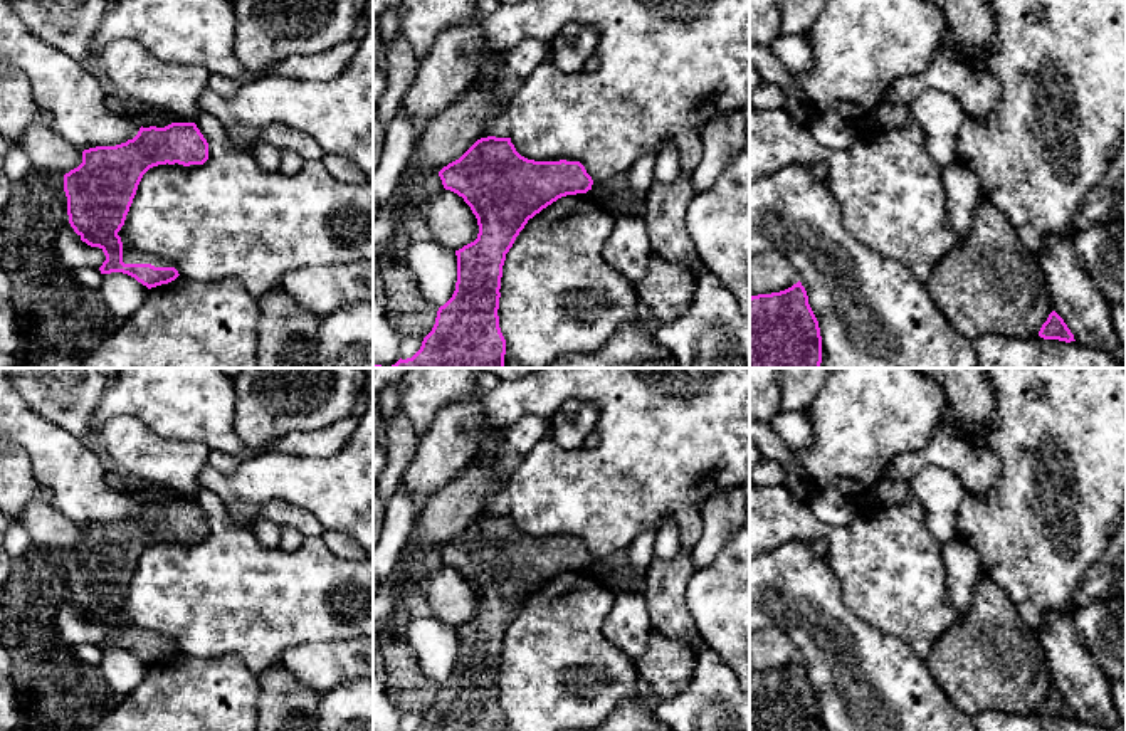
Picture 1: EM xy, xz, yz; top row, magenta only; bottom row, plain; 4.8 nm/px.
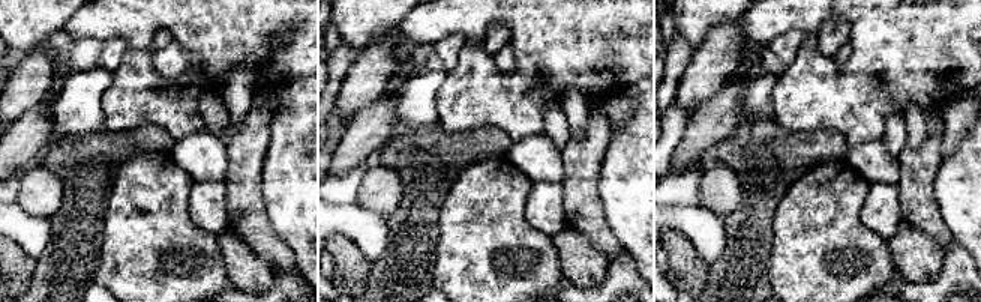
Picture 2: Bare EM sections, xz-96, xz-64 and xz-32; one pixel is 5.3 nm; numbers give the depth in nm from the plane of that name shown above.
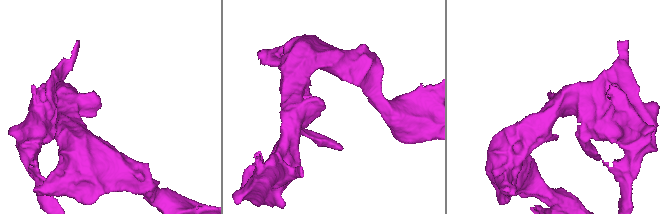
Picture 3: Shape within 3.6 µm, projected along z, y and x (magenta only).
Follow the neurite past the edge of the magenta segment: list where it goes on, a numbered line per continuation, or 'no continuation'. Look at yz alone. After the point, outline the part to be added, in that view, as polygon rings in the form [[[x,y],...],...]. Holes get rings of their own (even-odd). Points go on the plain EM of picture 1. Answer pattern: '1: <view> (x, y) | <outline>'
no continuation

